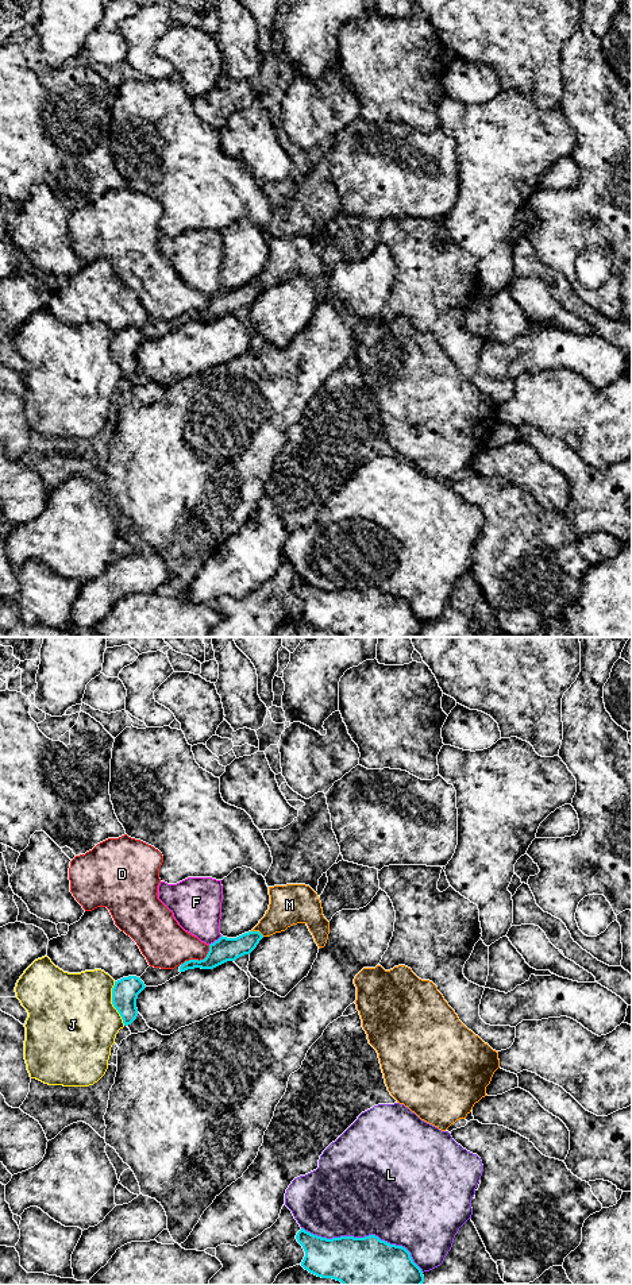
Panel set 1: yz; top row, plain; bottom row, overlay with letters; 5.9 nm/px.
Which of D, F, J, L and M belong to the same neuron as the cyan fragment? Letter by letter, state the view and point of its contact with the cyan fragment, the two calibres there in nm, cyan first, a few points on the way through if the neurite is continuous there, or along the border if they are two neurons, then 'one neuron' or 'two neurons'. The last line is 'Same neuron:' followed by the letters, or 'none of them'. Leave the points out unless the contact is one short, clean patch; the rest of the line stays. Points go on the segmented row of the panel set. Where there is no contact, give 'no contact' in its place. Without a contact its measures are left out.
D: yz (197, 960) | 150/280 nm | two neurons
F: yz (215, 941) | 150/300 nm | two neurons
J: yz (112, 1003) | 160/500 nm | two neurons
L: yz (365, 1237) | 420/480 nm | two neurons
M: yz (258, 932) | 150/240 nm | across yz (224, 949), (243, 945), (258, 932), (266, 927), (289, 905) | one neuron
Same neuron: M

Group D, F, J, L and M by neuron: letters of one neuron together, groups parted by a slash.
D / F / J / L / M

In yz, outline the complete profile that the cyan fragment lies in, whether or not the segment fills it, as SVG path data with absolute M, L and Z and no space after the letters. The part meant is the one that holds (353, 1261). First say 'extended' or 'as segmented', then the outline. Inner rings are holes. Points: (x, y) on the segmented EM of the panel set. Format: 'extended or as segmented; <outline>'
as segmented; M301 1228L296 1239L305 1251L301 1266L317 1277L332 1278L343 1285L421 1285L424 1282L421 1269L405 1247L390 1245L375 1235L327 1239Z

